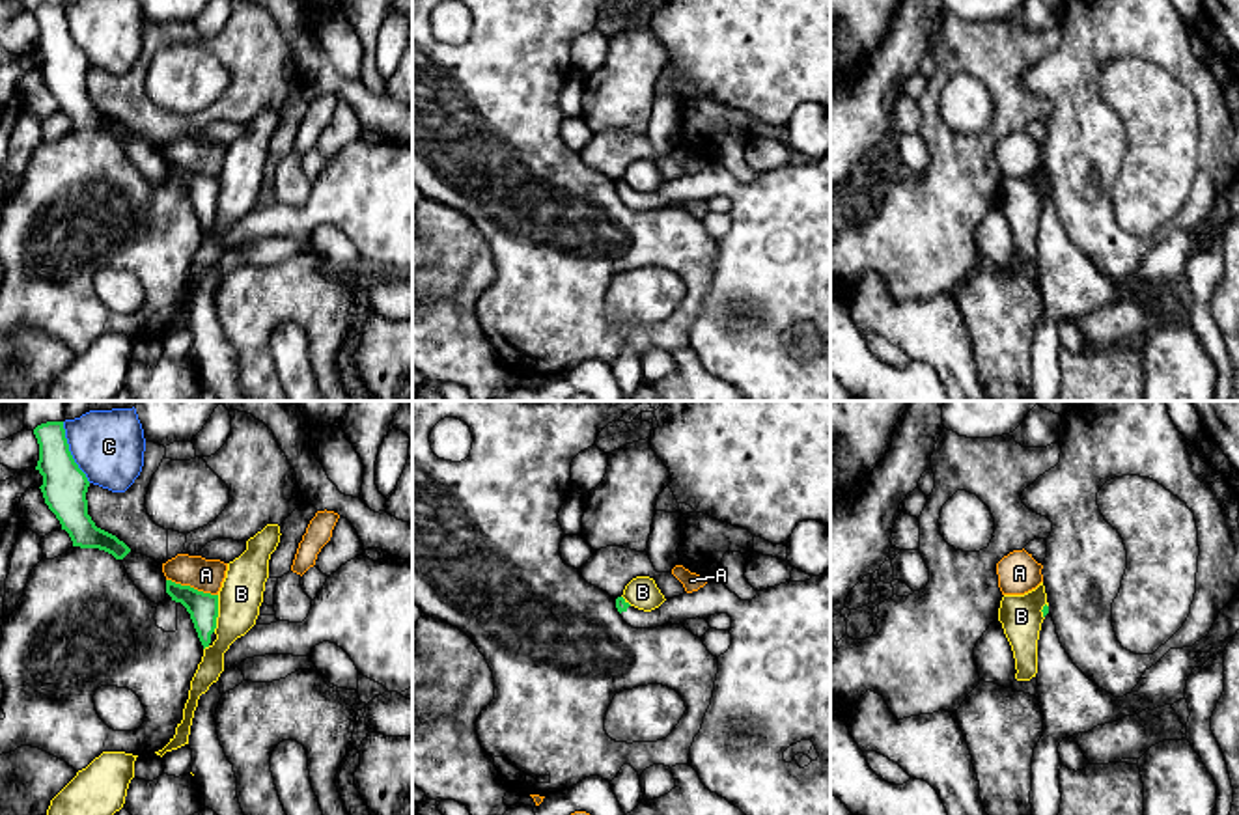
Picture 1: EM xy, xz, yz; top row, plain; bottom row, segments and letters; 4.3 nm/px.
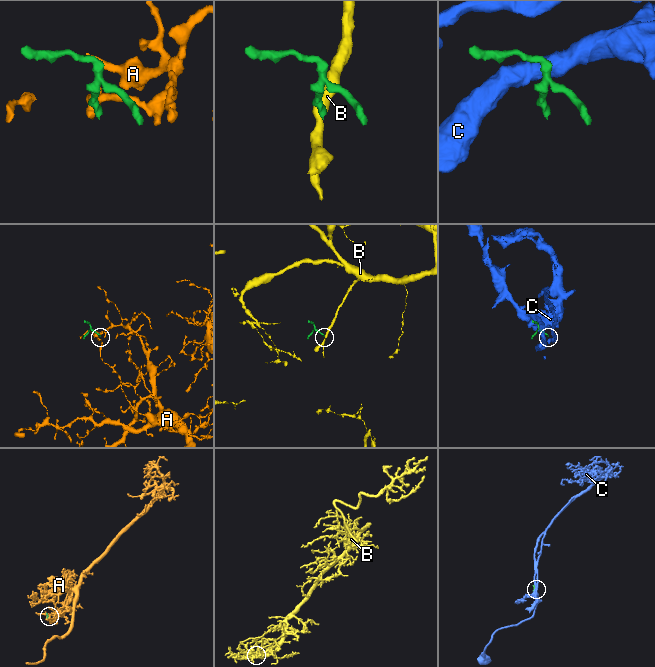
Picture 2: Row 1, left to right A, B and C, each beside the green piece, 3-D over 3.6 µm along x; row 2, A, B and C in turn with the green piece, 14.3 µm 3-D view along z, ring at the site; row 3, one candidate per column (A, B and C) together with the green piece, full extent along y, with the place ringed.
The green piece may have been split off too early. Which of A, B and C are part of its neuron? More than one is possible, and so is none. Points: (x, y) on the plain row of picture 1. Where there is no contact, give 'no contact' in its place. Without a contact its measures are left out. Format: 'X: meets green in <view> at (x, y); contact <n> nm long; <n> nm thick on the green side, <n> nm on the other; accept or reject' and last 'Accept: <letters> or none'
A: meets green in xy at (193, 170); contact 240 nm long; 130 nm thick on the green side, 140 nm on the other; reject
B: meets green in xy at (217, 196); contact 160 nm long; 130 nm thick on the green side, 190 nm on the other; reject
C: meets green in xy at (69, 34); contact 300 nm long; 190 nm thick on the green side, 280 nm on the other; reject
Accept: none

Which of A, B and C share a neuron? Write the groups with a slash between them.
A / B / C

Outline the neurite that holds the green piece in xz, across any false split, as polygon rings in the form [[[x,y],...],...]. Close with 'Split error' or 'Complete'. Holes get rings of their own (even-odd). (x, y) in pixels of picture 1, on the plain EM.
[[[830,149],[806,164],[789,162],[758,173],[752,183],[741,183],[715,160],[698,173],[666,181],[651,194],[631,188],[623,179],[616,181],[616,190],[633,211],[657,211],[728,196],[731,228],[718,239],[711,287],[690,328],[689,347],[698,354],[705,371],[726,380],[748,401],[830,401]],[[800,323],[812,323],[819,336],[804,351],[795,341],[784,343],[784,334]]]. Split error

